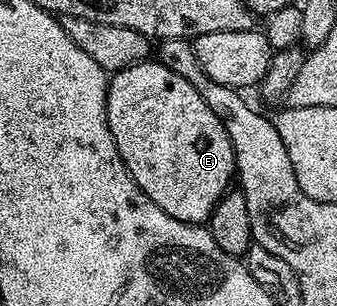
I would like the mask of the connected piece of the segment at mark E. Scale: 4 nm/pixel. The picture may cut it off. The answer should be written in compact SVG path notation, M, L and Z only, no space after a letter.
M160 60L136 62L127 68L116 71L116 73L109 78L107 120L111 128L111 136L115 140L115 148L119 148L119 156L123 160L127 172L135 180L135 184L139 184L141 191L143 191L156 206L163 208L163 212L167 212L167 216L175 216L175 220L183 220L184 222L192 222L194 224L208 223L209 218L213 214L213 209L221 203L222 196L230 189L231 183L229 183L229 181L234 181L235 167L233 164L233 145L225 131L225 123L222 122L219 116L215 116L215 112L211 112L211 108L207 108L207 104L203 100L201 93L187 80L183 80L183 76L171 72L171 68L164 66Z

